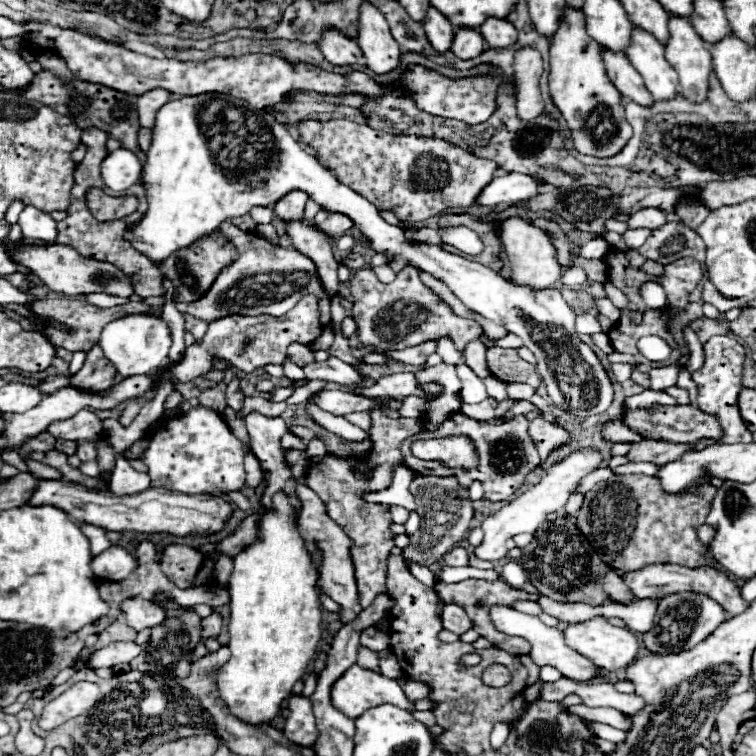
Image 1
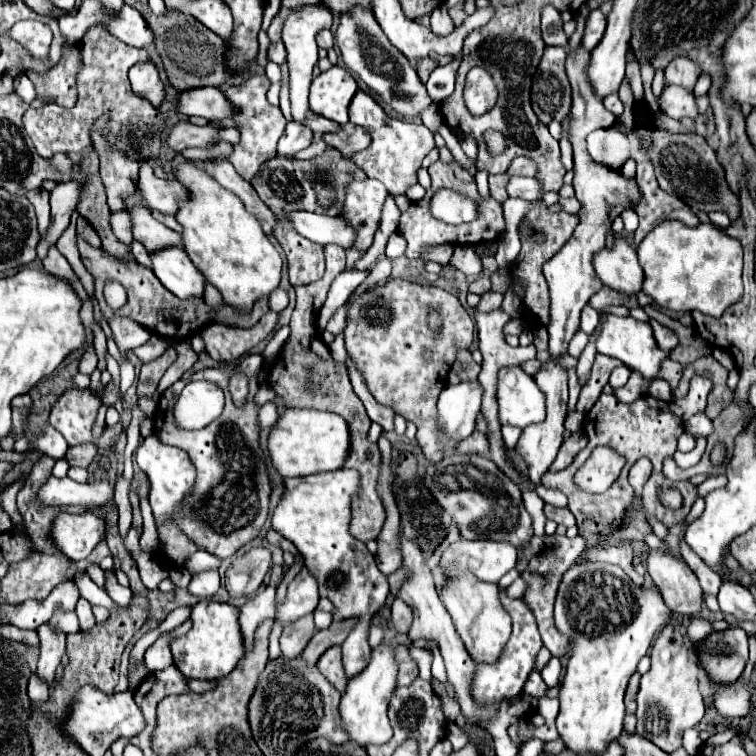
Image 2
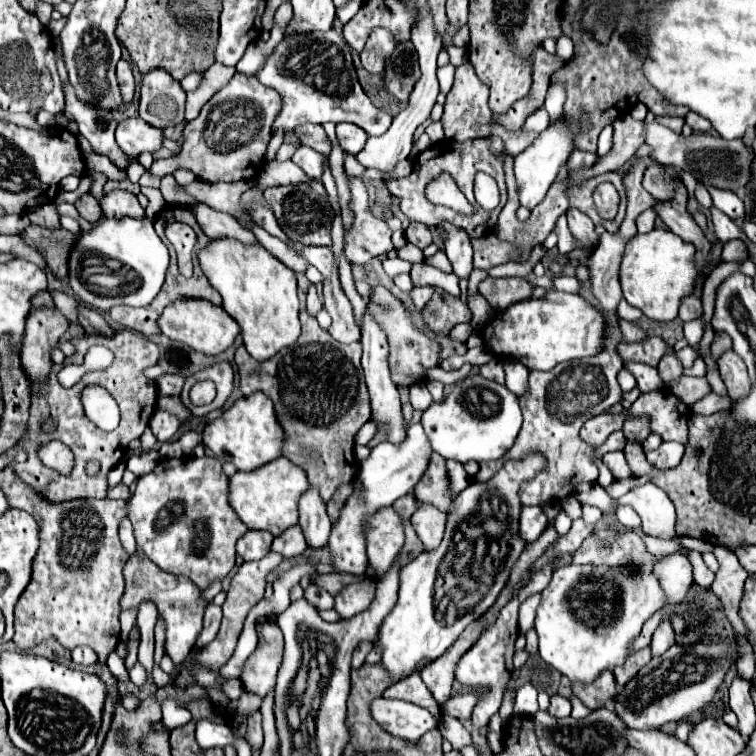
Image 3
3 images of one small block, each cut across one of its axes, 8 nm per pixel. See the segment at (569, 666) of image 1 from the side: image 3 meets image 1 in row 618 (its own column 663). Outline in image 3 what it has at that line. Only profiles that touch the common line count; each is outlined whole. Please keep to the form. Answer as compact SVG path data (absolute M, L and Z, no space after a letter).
M647 482L641 488L634 488L628 494L624 494L620 504L630 504L638 516L642 518L642 532L646 536L662 538L662 540L676 540L676 512L672 500L666 496L664 490L651 482Z

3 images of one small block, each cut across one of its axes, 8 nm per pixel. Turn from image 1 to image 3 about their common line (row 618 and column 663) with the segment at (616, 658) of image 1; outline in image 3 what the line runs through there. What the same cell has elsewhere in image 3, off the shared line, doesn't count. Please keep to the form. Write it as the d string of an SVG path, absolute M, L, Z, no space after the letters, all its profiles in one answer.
M560 566L554 570L550 584L542 592L542 602L538 606L534 622L540 638L540 658L560 674L568 676L570 682L590 684L604 670L612 670L626 662L626 658L630 656L630 646L638 638L644 622L666 602L668 598L654 574L626 574L620 568L612 566Z

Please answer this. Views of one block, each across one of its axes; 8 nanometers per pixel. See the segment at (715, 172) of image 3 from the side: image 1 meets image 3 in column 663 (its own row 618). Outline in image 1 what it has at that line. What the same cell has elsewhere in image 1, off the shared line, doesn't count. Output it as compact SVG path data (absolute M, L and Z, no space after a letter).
M128 598L126 602L122 602L120 612L126 616L126 622L136 630L156 626L166 618L164 608L156 606L152 600L146 598Z

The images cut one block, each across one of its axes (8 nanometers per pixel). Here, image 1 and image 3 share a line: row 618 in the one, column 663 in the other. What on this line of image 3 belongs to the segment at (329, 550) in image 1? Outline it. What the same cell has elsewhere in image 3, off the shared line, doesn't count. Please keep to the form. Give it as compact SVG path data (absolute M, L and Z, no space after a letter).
M648 336L644 342L620 342L618 344L618 356L622 358L624 364L628 362L642 362L652 368L658 366L662 352L670 350L670 346L658 338L658 336Z

